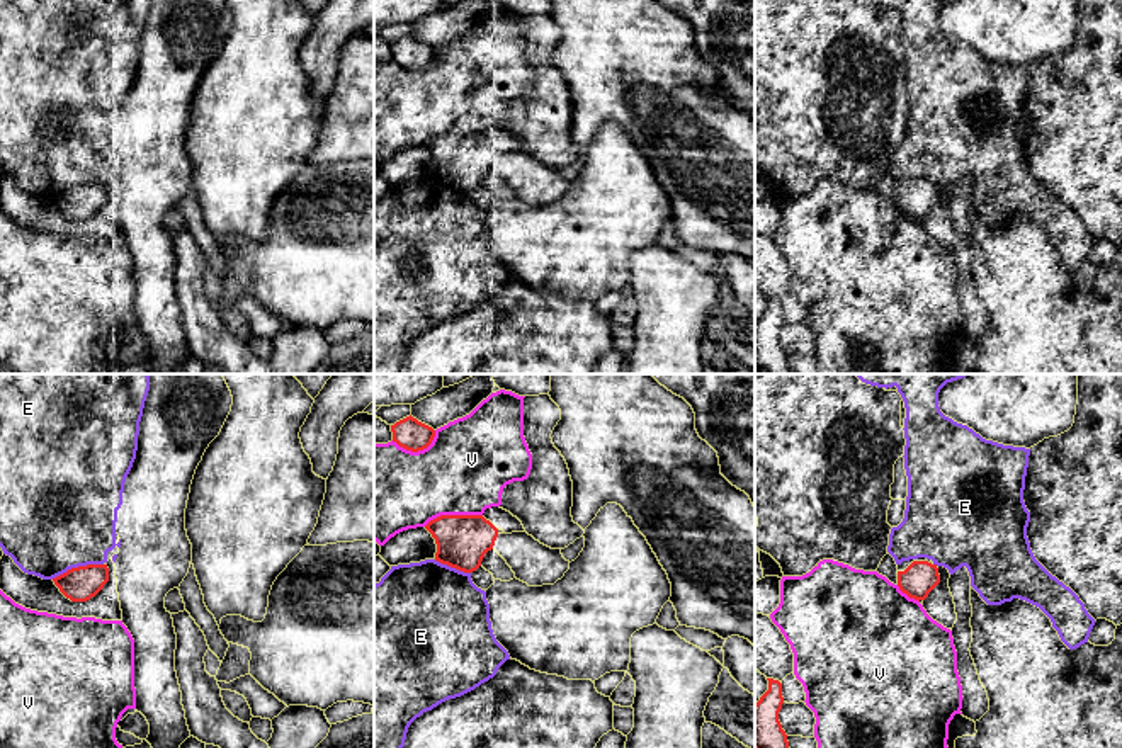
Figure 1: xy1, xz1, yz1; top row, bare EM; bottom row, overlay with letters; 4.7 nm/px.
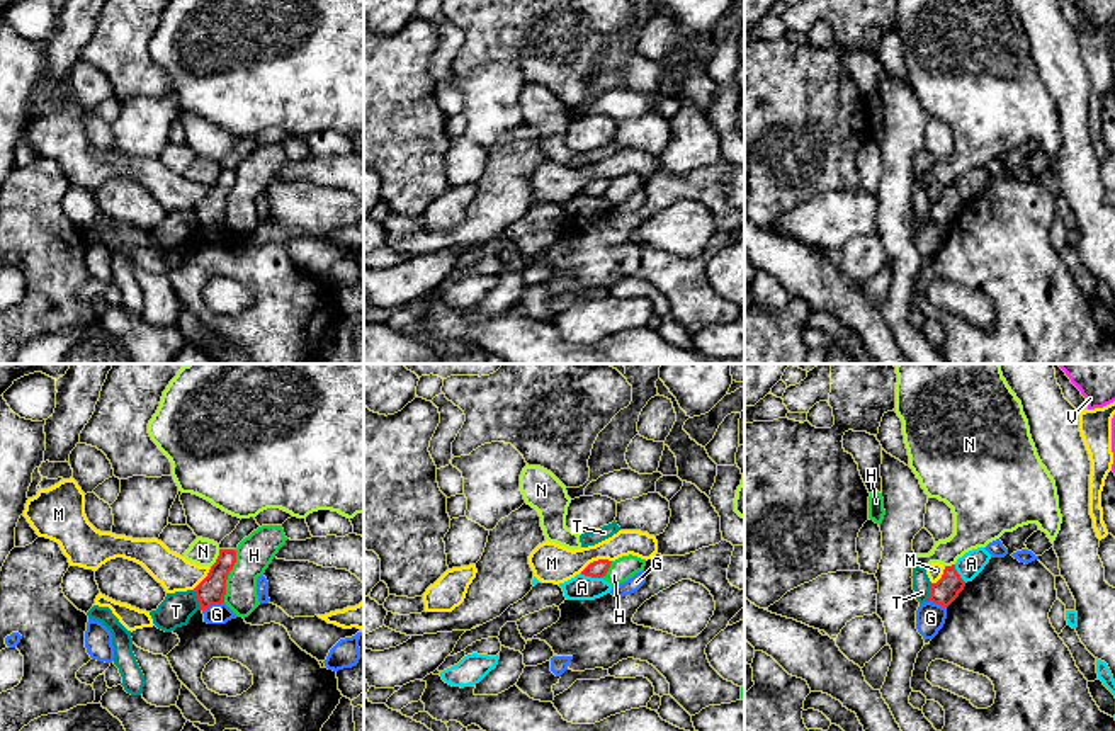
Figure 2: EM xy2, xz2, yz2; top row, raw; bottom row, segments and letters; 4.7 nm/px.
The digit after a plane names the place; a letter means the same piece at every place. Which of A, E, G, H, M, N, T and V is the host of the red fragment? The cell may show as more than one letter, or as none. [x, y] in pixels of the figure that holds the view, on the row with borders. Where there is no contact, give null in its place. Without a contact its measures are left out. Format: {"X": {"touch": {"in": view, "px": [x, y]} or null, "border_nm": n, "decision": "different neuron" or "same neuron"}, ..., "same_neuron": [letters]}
{"A": {"touch": {"in": "xz2", "px": [592, 577]}, "border_nm": 110, "decision": "different neuron"}, "E": {"touch": {"in": "xy1", "px": [79, 566]}, "border_nm": 260, "decision": "different neuron"}, "G": {"touch": {"in": "xy2", "px": [213, 604]}, "border_nm": 110, "decision": "different neuron"}, "H": {"touch": {"in": "xy2", "px": [226, 577]}, "border_nm": 260, "decision": "different neuron"}, "M": {"touch": {"in": "xz2", "px": [595, 561]}, "border_nm": 160, "decision": "different neuron"}, "N": {"touch": {"in": "xy2", "px": [218, 558]}, "border_nm": 100, "decision": "different neuron"}, "T": {"touch": {"in": "xy2", "px": [198, 599]}, "border_nm": 100, "decision": "different neuron"}, "V": {"touch": {"in": "xz1", "px": [453, 515]}, "border_nm": 280, "decision": "different neuron"}, "same_neuron": []}

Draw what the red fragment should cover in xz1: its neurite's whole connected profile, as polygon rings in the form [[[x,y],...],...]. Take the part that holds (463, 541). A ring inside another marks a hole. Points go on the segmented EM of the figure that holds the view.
[[[440,515],[425,529],[437,544],[435,561],[464,573],[476,571],[491,549],[529,586],[554,585],[570,570],[561,549],[551,549],[527,532],[500,534],[483,515]]]

